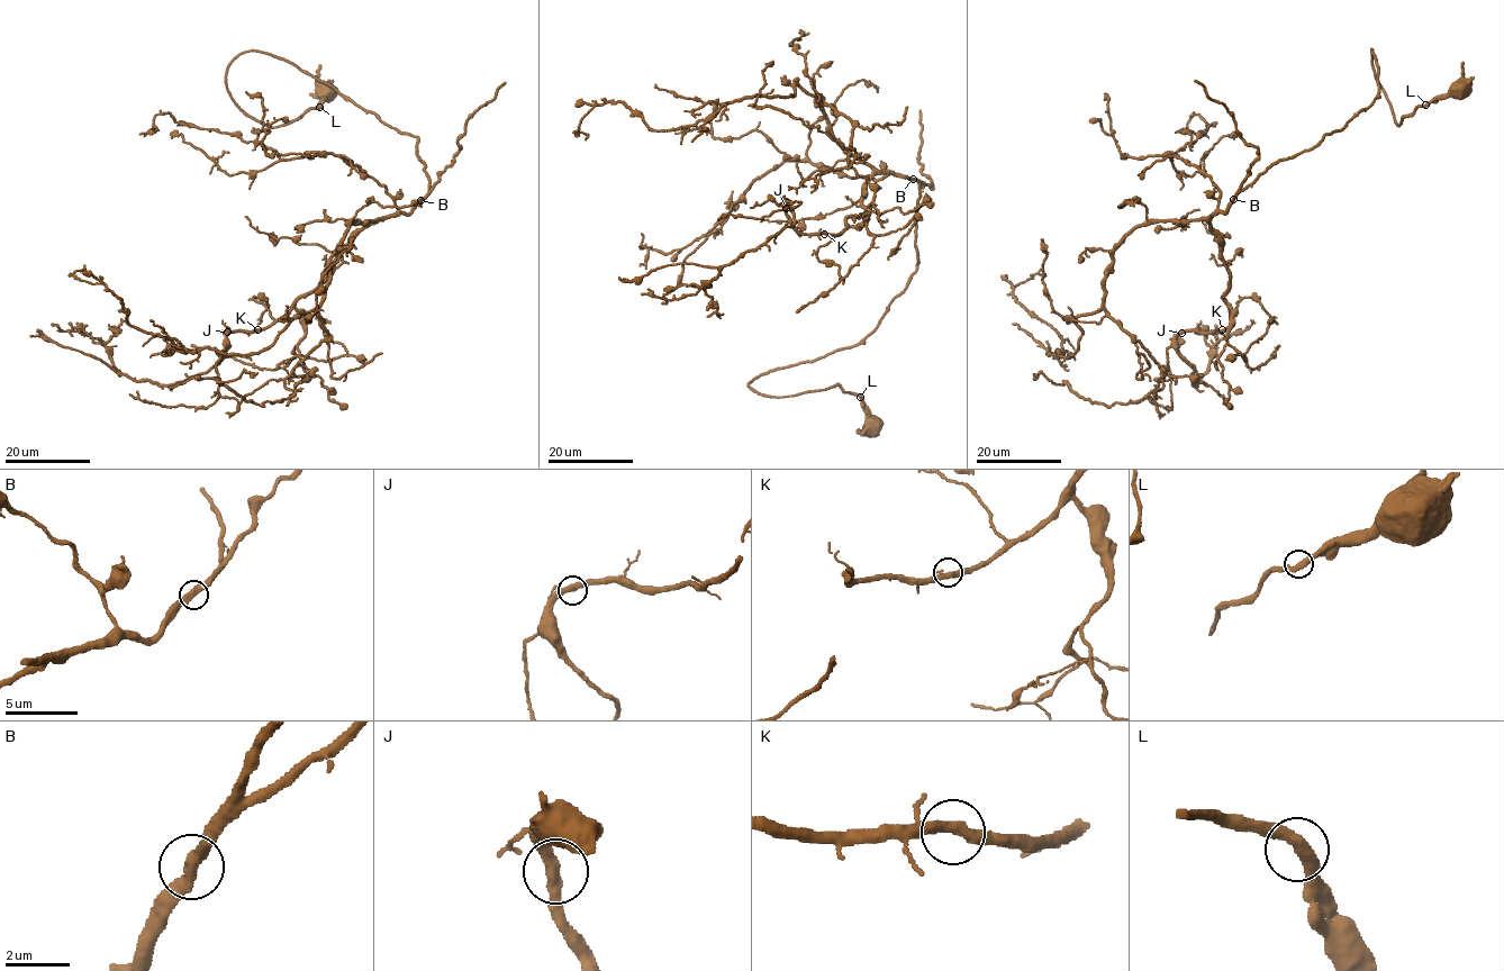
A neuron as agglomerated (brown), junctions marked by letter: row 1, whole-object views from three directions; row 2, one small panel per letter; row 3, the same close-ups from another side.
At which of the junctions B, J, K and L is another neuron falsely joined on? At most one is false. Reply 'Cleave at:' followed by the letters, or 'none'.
Cleave at: none

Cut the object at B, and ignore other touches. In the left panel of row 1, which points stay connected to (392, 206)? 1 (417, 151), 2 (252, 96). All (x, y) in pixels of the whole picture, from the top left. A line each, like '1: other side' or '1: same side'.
1: other side
2: same side

